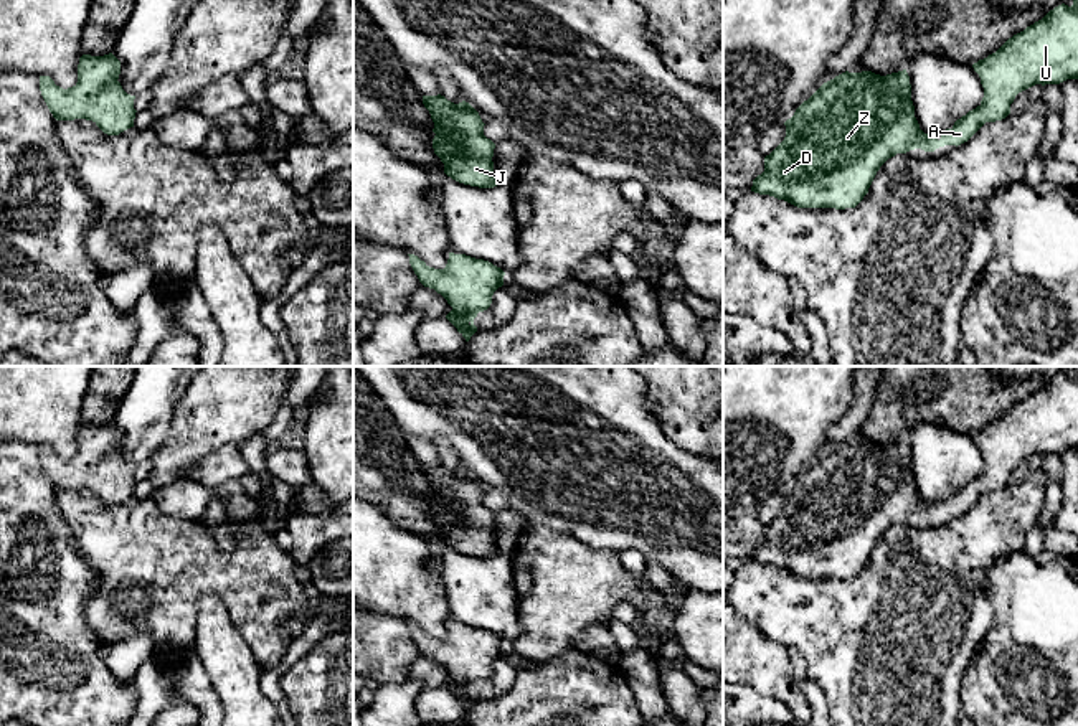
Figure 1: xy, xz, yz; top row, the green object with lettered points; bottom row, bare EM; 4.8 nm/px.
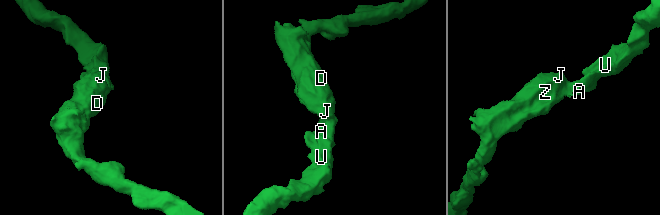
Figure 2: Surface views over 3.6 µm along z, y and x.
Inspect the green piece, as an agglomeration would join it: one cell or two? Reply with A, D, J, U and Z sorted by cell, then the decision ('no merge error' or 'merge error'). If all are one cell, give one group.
A D J U Z; no merge error

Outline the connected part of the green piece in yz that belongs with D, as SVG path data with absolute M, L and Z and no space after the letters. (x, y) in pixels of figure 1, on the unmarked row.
M1078 366L1073 375L1065 373L1050 380L1042 389L1009 408L995 422L972 434L981 447L984 467L981 474L957 488L938 510L934 503L924 503L915 487L911 454L906 439L887 446L872 441L842 442L824 452L807 470L804 470L791 488L784 492L784 510L764 526L764 541L753 549L751 561L784 569L797 578L855 578L880 540L896 523L915 518L934 521L944 515L967 512L986 492L1002 490L1010 483L1015 465L1035 454L1060 454L1066 449L1078 449Z

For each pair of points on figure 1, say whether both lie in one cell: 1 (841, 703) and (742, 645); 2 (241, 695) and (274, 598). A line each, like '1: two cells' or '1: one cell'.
1: two cells
2: two cells

